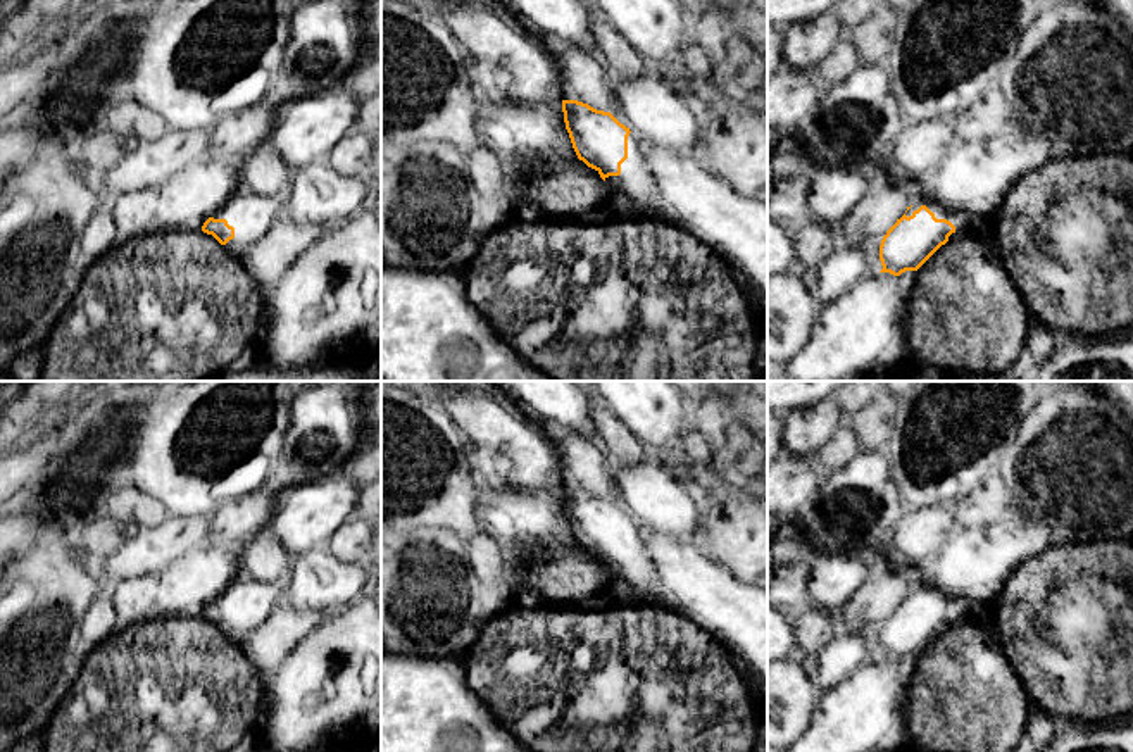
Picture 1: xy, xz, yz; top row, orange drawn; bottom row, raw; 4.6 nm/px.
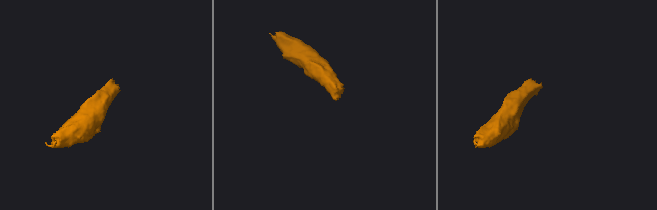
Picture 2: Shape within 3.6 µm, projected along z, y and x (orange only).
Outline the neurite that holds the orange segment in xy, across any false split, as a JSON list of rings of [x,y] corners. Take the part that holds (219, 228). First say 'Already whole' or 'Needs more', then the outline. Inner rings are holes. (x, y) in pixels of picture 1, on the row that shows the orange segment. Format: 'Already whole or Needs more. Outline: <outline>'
Needs more. Outline: [[[236,191],[202,226],[233,255],[245,257],[248,250],[278,222],[285,207],[281,195]]]

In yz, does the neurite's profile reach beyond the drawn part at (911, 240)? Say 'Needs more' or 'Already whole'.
Needs more

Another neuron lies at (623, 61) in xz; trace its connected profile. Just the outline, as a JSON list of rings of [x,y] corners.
[[[592,12],[597,53],[616,79],[635,79],[657,72],[598,12]]]

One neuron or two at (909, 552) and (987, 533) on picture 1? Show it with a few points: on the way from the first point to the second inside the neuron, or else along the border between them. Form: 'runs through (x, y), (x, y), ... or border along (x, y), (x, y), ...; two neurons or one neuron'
runs through (928, 552), (968, 552); one neuron

